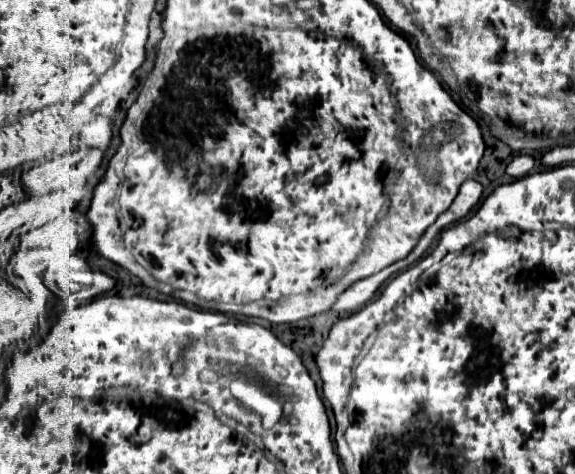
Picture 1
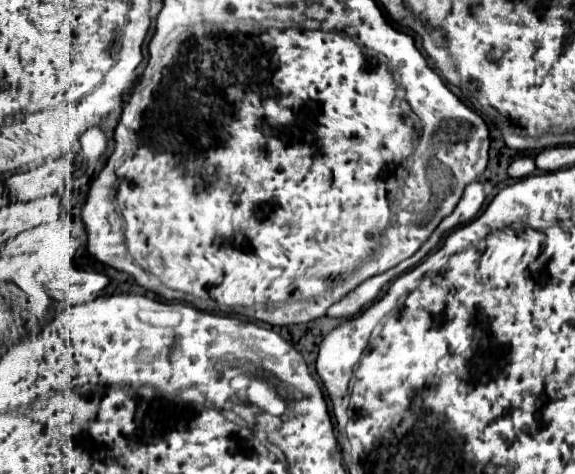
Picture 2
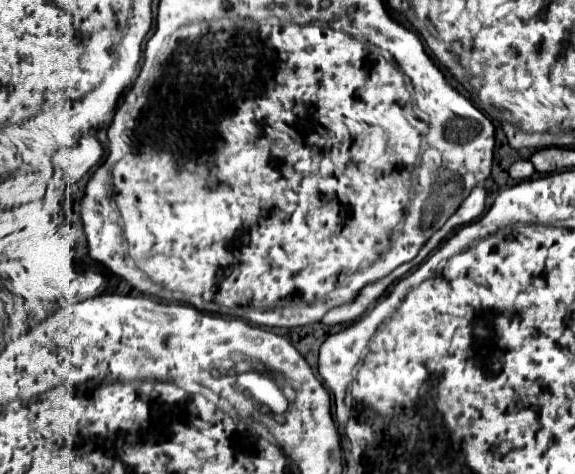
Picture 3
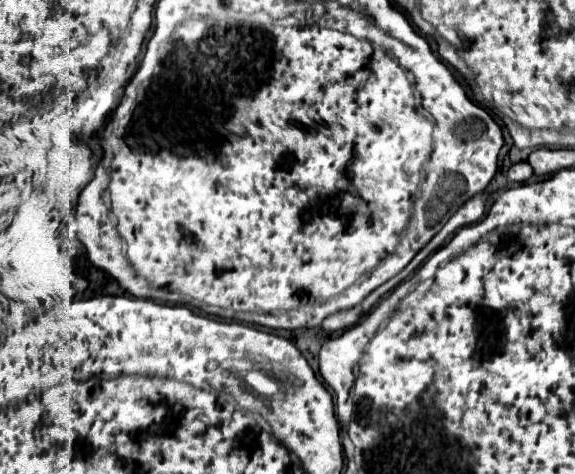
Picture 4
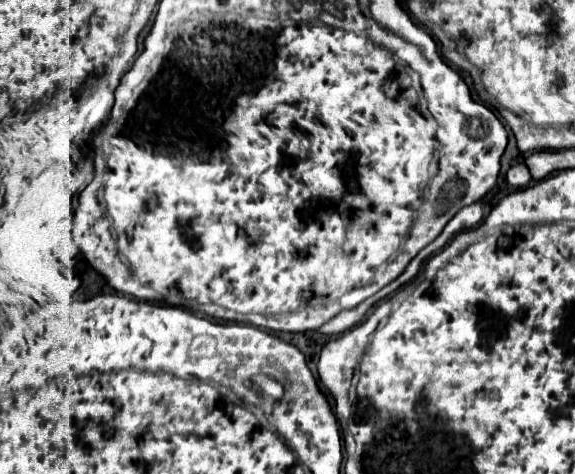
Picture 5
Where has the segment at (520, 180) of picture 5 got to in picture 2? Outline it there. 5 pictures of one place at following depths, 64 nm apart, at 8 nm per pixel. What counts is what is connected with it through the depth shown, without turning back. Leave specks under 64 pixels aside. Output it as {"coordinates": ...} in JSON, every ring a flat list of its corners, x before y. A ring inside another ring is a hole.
{"coordinates":[[520,156,520,158,516,158,516,160,508,166,508,174,510,174,512,178,526,178,526,176,530,176,534,170,536,170,536,164,534,164,534,160,528,158,528,156]]}

